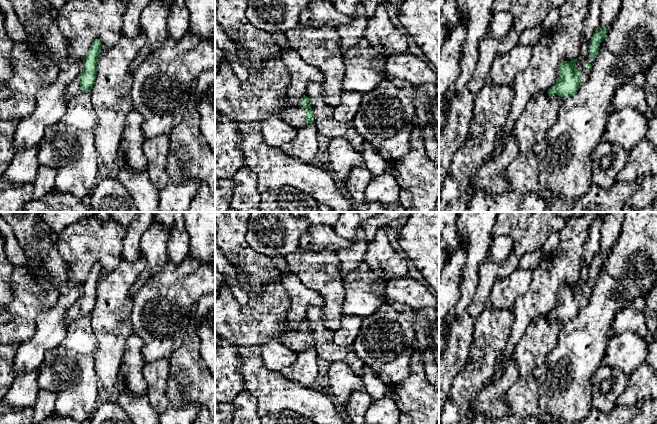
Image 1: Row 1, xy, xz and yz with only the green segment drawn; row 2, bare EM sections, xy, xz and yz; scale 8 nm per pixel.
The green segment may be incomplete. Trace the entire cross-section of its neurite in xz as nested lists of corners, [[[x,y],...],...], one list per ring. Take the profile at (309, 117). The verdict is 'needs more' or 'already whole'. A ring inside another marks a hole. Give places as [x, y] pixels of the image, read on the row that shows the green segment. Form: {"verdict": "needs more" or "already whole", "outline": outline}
{"verdict": "needs more", "outline": [[[302,97],[298,103],[292,103],[287,98],[282,102],[281,118],[294,128],[298,128],[305,123],[314,123],[314,114],[308,104],[309,98]]]}

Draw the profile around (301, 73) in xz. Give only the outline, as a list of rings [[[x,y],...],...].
[[[289,50],[281,56],[282,61],[290,72],[290,85],[287,92],[287,99],[292,103],[299,103],[299,100],[306,96],[306,89],[310,82],[324,82],[324,74],[318,67],[308,64],[294,50]]]

